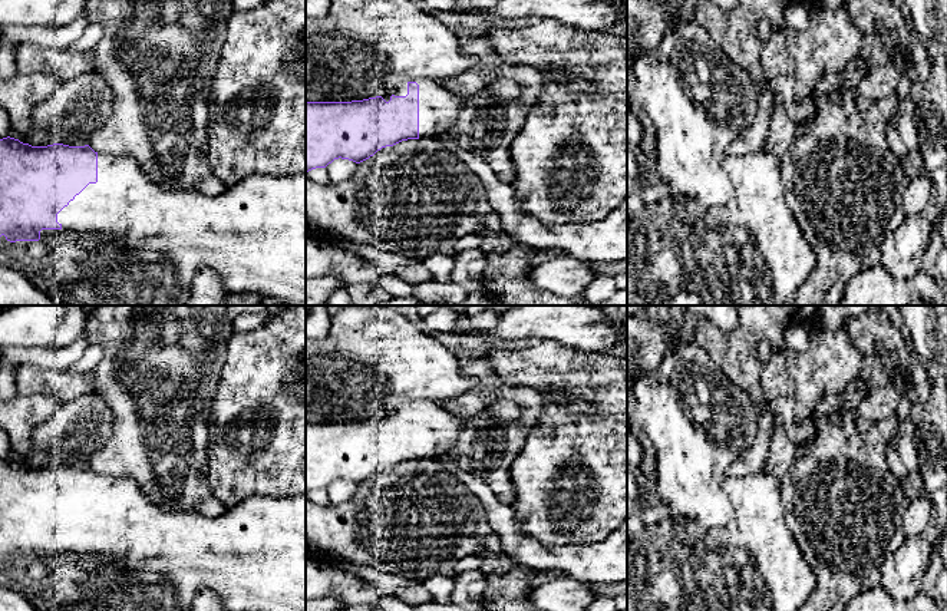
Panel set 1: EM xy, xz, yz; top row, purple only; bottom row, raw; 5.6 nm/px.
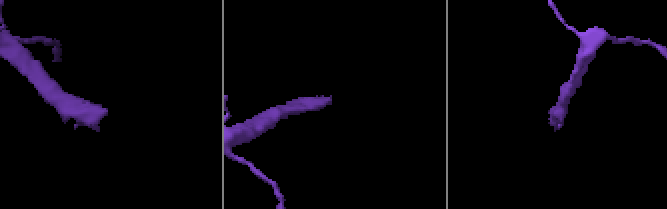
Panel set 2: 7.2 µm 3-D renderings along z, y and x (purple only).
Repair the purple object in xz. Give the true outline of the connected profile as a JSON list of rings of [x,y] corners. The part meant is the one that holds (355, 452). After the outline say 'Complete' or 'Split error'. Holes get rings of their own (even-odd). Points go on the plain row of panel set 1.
[[[430,400],[402,403],[393,415],[363,422],[306,423],[306,495],[339,479],[360,485],[402,462],[440,459],[453,446],[461,427],[461,417]]]. Split error

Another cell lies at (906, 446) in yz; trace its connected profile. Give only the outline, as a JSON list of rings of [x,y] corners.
[[[908,416],[905,420],[900,423],[898,427],[898,440],[897,440],[897,450],[900,453],[900,458],[908,470],[908,473],[918,472],[918,453],[914,443],[914,430],[915,426],[911,420],[911,416]]]

